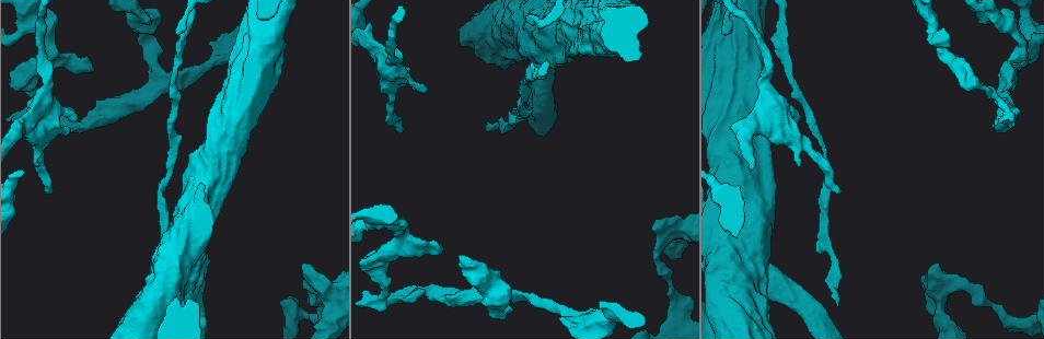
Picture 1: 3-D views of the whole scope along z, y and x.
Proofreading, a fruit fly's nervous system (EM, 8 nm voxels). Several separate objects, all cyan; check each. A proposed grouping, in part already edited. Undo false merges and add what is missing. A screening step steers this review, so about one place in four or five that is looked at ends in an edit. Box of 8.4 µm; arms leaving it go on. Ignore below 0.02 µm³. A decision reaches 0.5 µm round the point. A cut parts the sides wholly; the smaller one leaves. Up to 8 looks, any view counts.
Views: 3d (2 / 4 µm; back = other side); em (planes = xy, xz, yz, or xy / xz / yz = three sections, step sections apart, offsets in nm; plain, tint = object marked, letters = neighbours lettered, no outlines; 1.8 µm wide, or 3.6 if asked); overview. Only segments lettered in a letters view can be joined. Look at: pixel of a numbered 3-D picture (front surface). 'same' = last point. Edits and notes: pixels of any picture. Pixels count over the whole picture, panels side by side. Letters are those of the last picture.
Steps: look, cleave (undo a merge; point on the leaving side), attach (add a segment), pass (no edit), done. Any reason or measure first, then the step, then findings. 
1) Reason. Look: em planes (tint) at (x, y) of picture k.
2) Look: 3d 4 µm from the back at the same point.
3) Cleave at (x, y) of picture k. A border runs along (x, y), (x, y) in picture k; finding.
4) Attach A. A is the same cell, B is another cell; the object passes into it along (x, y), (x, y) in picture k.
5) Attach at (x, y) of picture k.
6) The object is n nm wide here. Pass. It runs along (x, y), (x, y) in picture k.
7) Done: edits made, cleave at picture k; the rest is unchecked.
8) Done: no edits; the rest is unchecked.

Four or more arms meet. Look: 3d 4 µm at (31, 19) of picture 1.

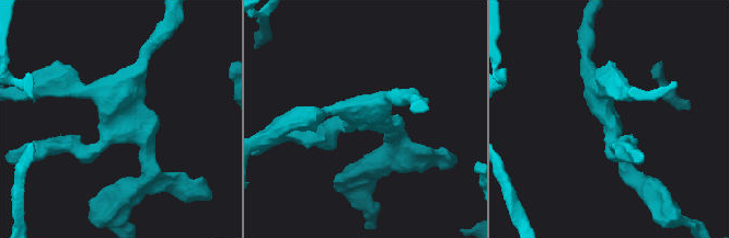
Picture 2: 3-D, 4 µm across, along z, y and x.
4 arms meet here. Look: em planes (letters) at (123, 123) of picture 2.

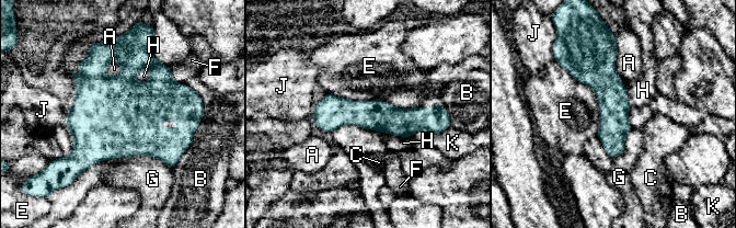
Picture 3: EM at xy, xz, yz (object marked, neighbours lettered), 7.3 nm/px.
The object is 220 nm wide here. Pass. A, B, C, E, F, G, H, J and K are other cells; a border runs along (326, 92), (410, 109) in picture 3; continuous, no second cell.

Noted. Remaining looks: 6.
Tapers out. Look: em planes (letters) at (400, 131) of picture 1.

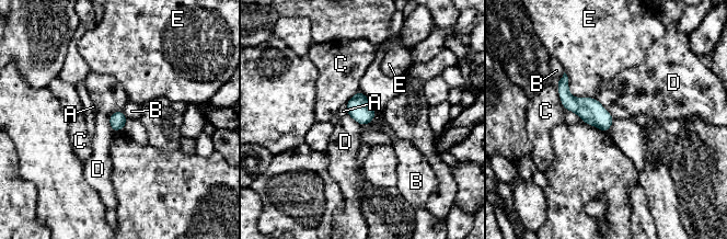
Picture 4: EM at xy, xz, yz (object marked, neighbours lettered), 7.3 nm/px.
The longest contact is with E, 320 nm. Pass. A, B, C, D and E are other cells; a border runs along (122, 111), (110, 116), (114, 132) in picture 4; none of them fits.

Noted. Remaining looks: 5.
Calibre changes. Look: 3d 4 µm at (763, 271) of picture 1.

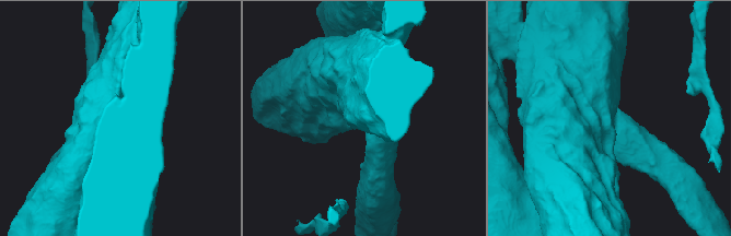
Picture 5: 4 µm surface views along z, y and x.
Look: em 3.6 µm yz step 16 (letters) at (610, 123) of picture 5.

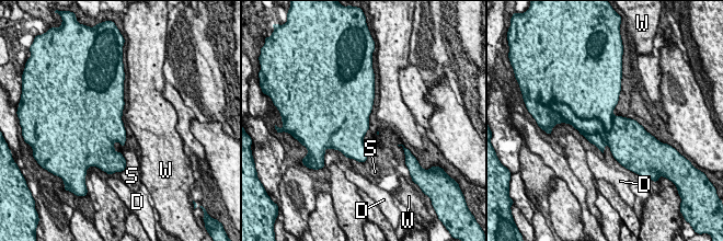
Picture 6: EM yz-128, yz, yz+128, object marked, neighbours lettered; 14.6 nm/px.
The object is 320 nm wide here. Cleave at (588, 126) of picture 6. D, S and W are other cells; a border runs along (574, 112), (612, 126) in picture 6; two cells meet here.

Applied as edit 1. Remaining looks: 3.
Look: overview.

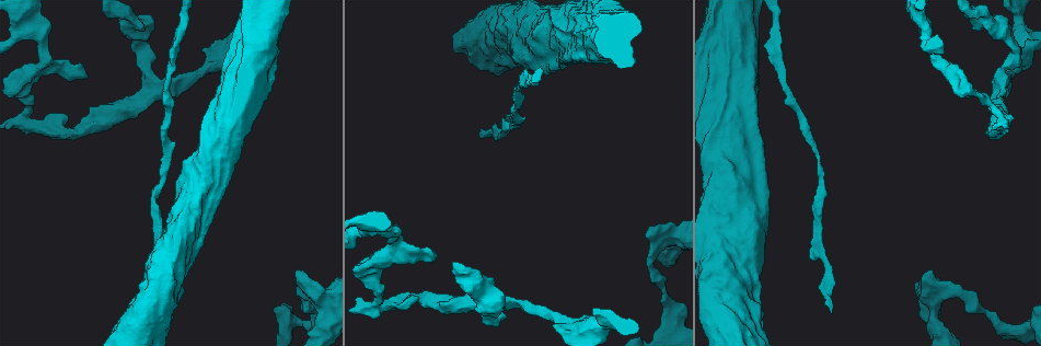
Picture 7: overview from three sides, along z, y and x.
An open end. Look: em 3.6 µm xy step 4 (letters) at (831, 313) of picture 7.

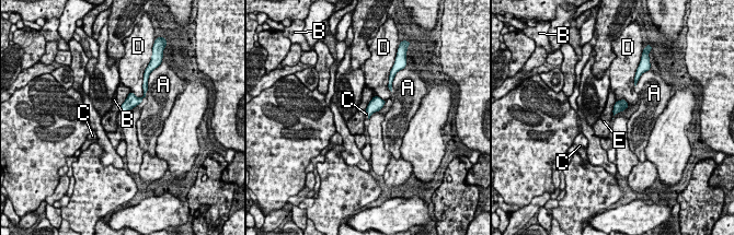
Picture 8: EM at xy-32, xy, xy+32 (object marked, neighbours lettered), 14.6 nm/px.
Another direction. Look: em 3.6 µm planes (letters) at the same point.

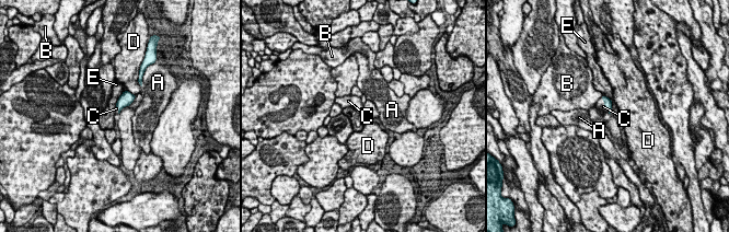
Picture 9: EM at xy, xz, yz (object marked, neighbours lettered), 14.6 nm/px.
The longest contact is with E, 260 nm. Attach C. C is the same cell, A, B, D and E are other cells; it goes on there.

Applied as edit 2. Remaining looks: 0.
Done: edits made, cleave at picture 6, attach at picture 9; the rest is unchecked.

